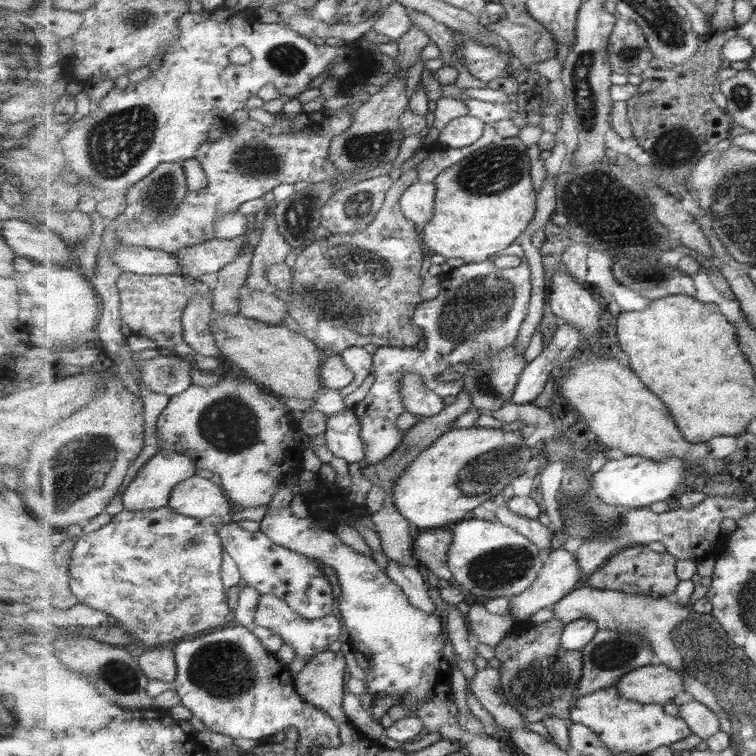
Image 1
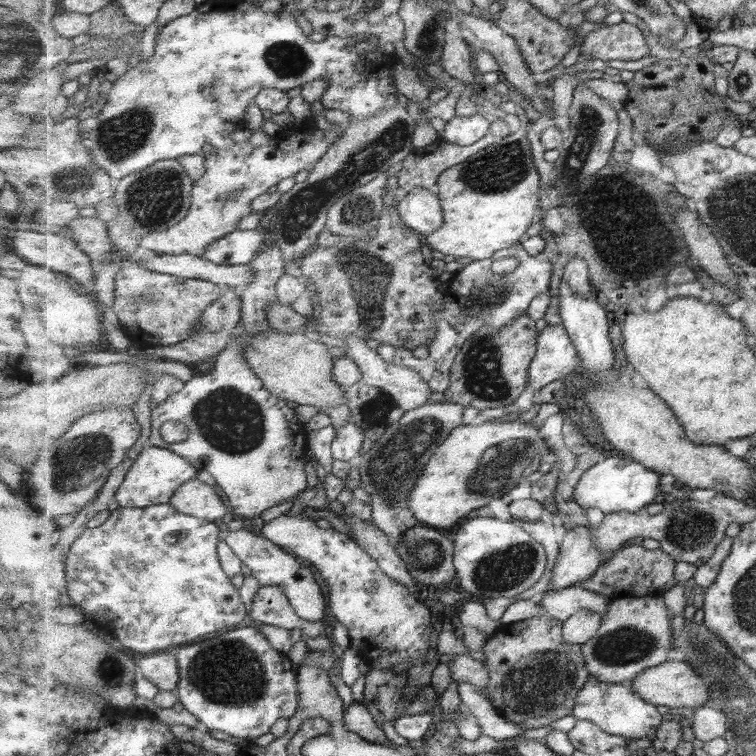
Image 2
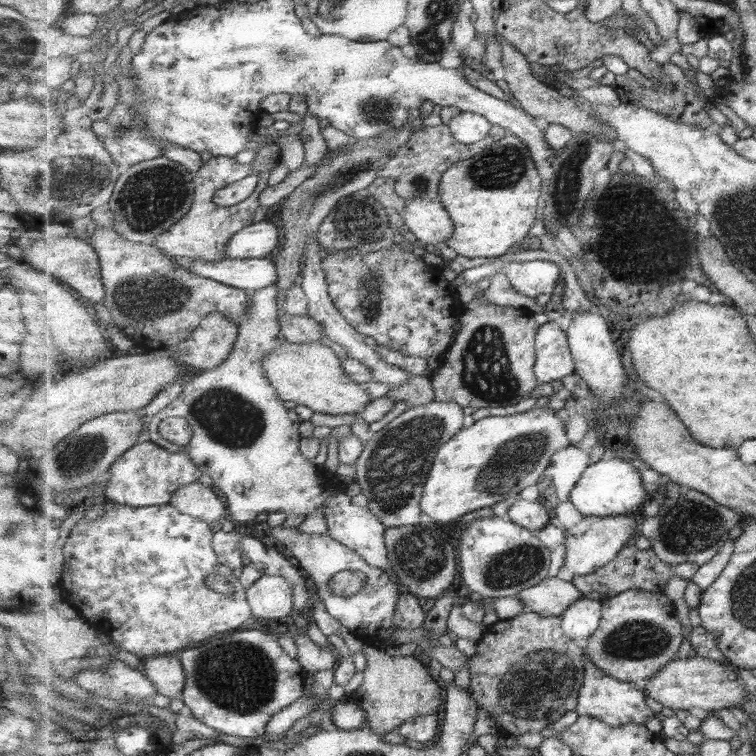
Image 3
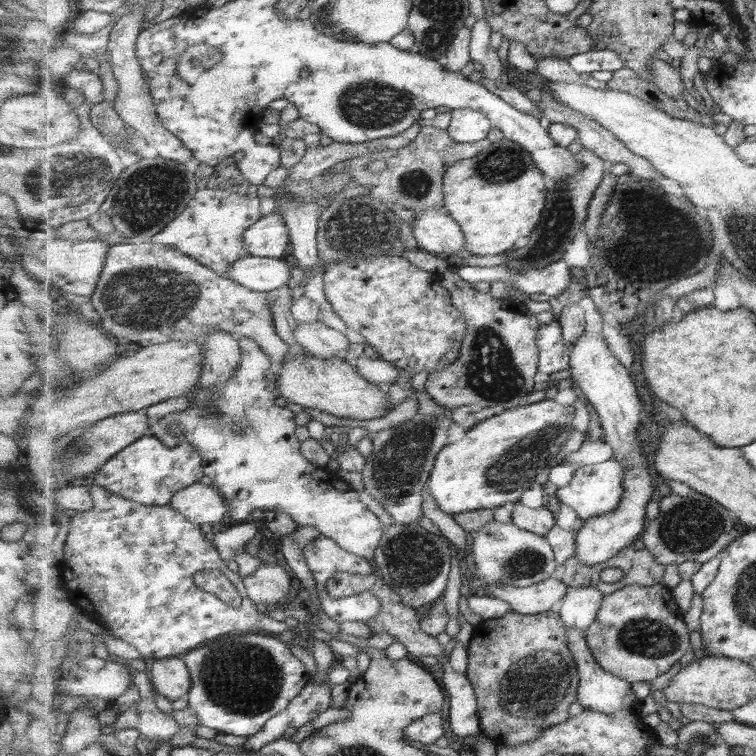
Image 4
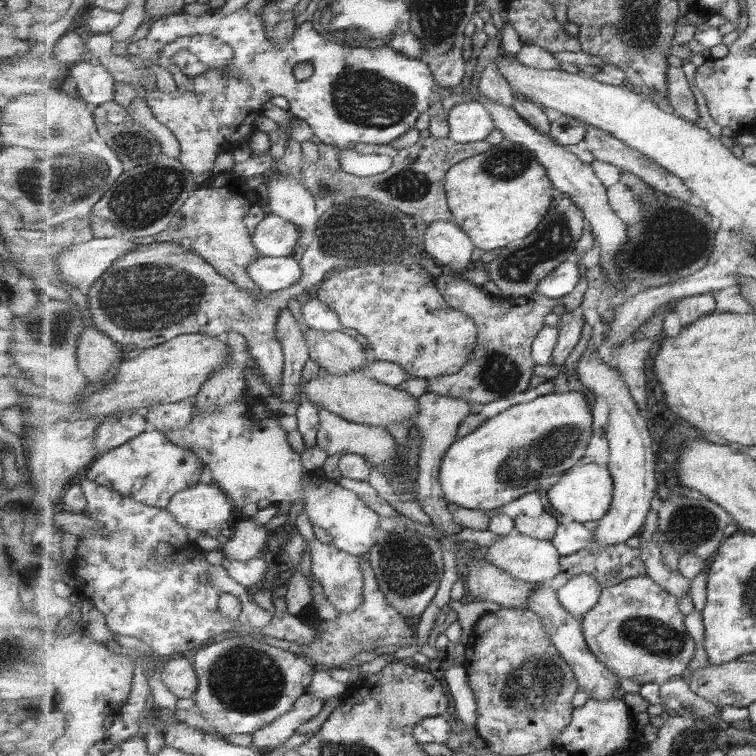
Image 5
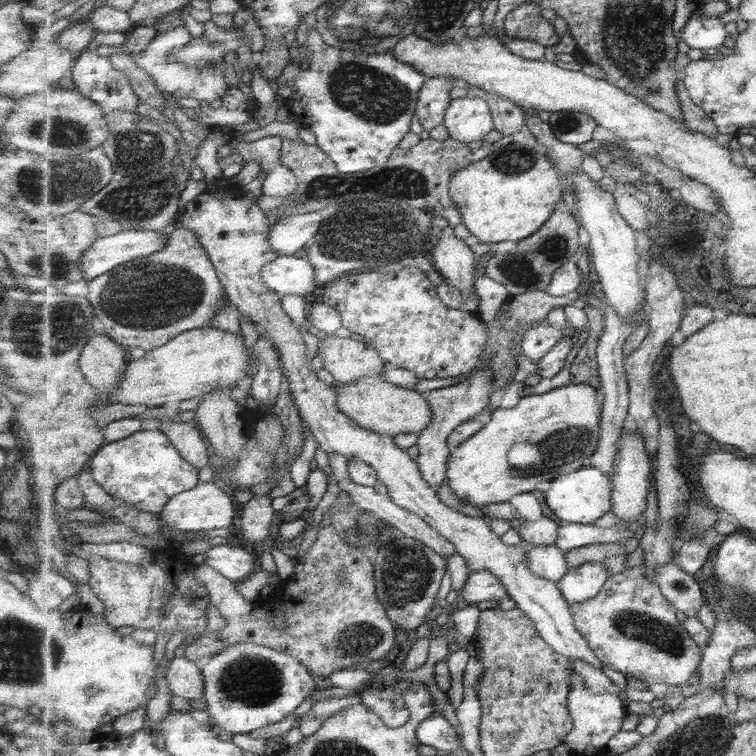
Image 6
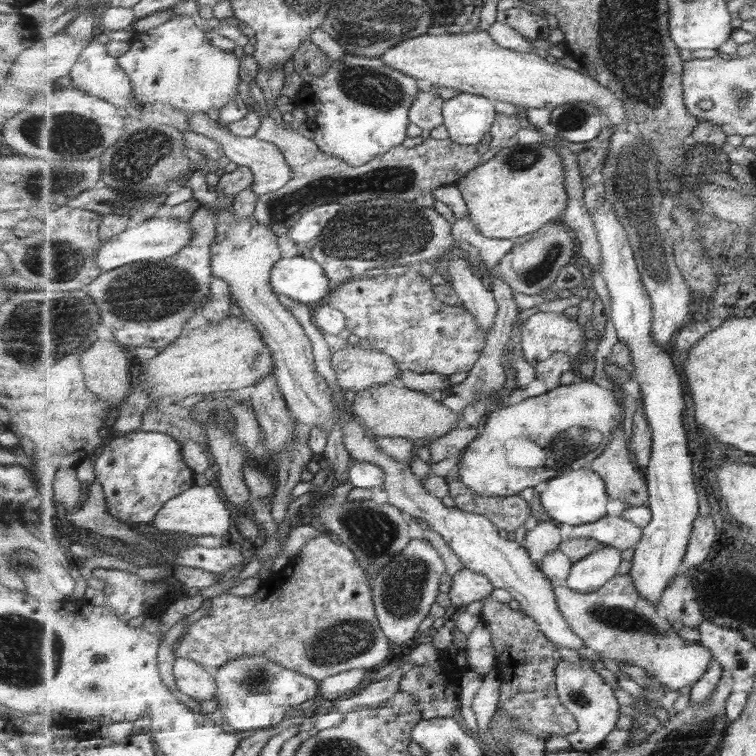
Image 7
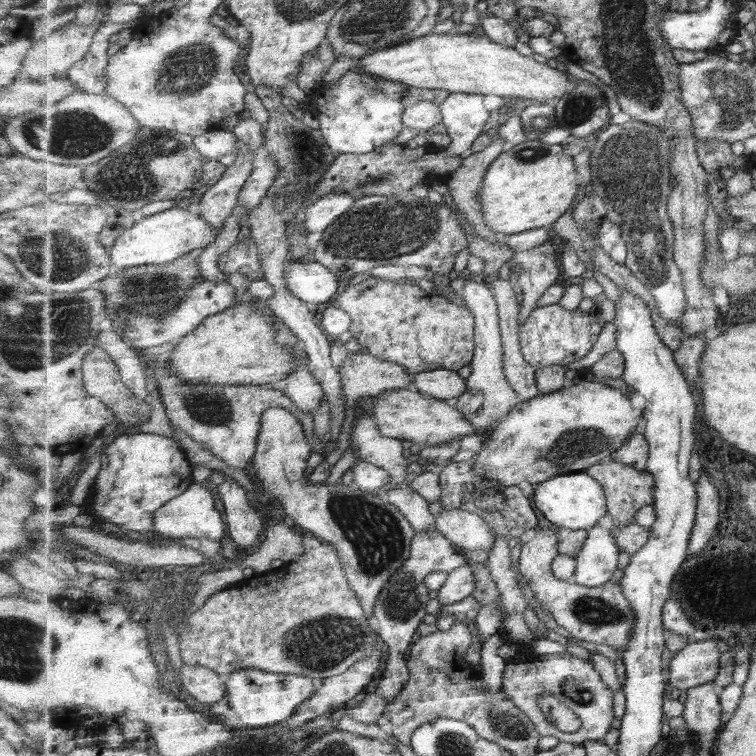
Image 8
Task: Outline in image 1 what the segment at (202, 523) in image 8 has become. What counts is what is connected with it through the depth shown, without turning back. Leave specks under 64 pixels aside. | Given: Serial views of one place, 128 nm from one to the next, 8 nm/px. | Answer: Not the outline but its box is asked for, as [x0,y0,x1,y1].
[169,475,232,518]

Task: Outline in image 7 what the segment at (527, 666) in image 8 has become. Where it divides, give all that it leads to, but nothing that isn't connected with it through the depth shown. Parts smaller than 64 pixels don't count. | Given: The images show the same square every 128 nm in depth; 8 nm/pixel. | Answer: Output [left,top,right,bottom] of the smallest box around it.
[556,659,622,753]

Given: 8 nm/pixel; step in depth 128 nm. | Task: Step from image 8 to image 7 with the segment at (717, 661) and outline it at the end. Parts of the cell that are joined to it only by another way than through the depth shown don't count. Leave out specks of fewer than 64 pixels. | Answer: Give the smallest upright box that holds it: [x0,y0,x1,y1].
[524,521,714,690]

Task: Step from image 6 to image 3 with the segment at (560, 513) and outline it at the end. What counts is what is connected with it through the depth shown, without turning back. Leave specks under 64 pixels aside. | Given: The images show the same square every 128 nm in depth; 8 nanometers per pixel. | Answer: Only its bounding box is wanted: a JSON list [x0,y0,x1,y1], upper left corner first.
[570,458,649,517]

